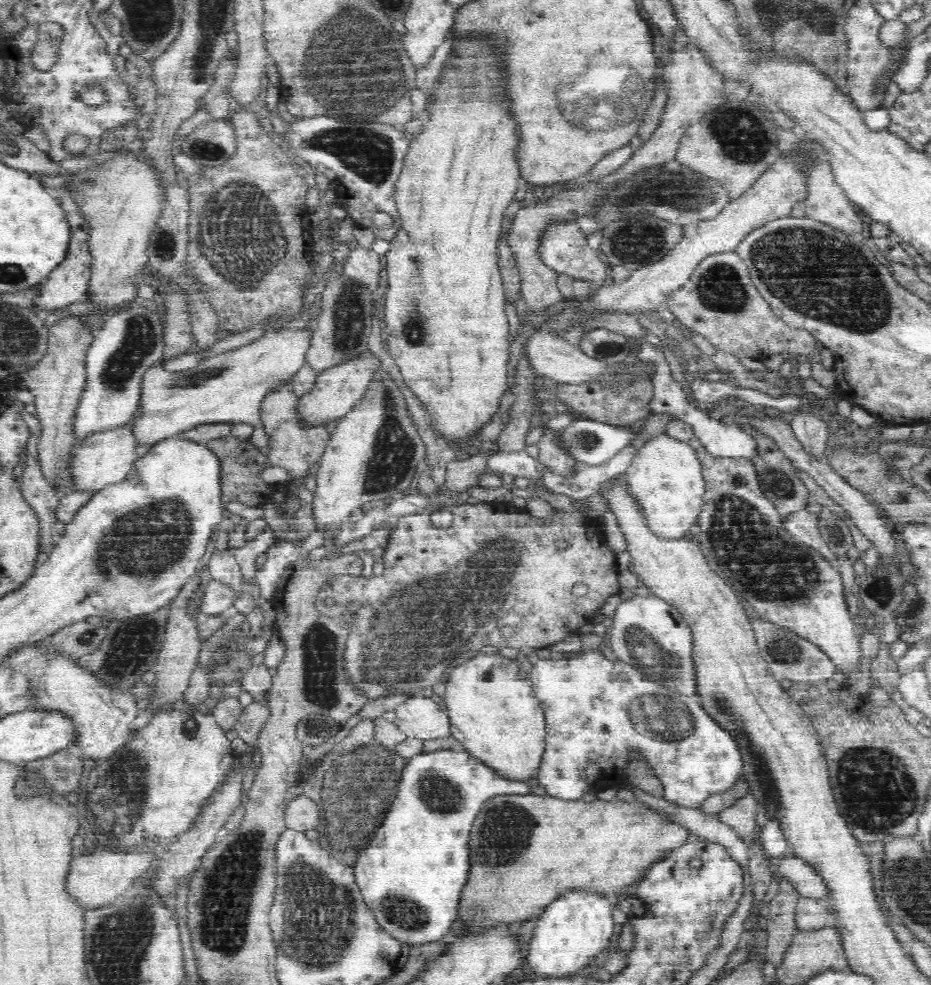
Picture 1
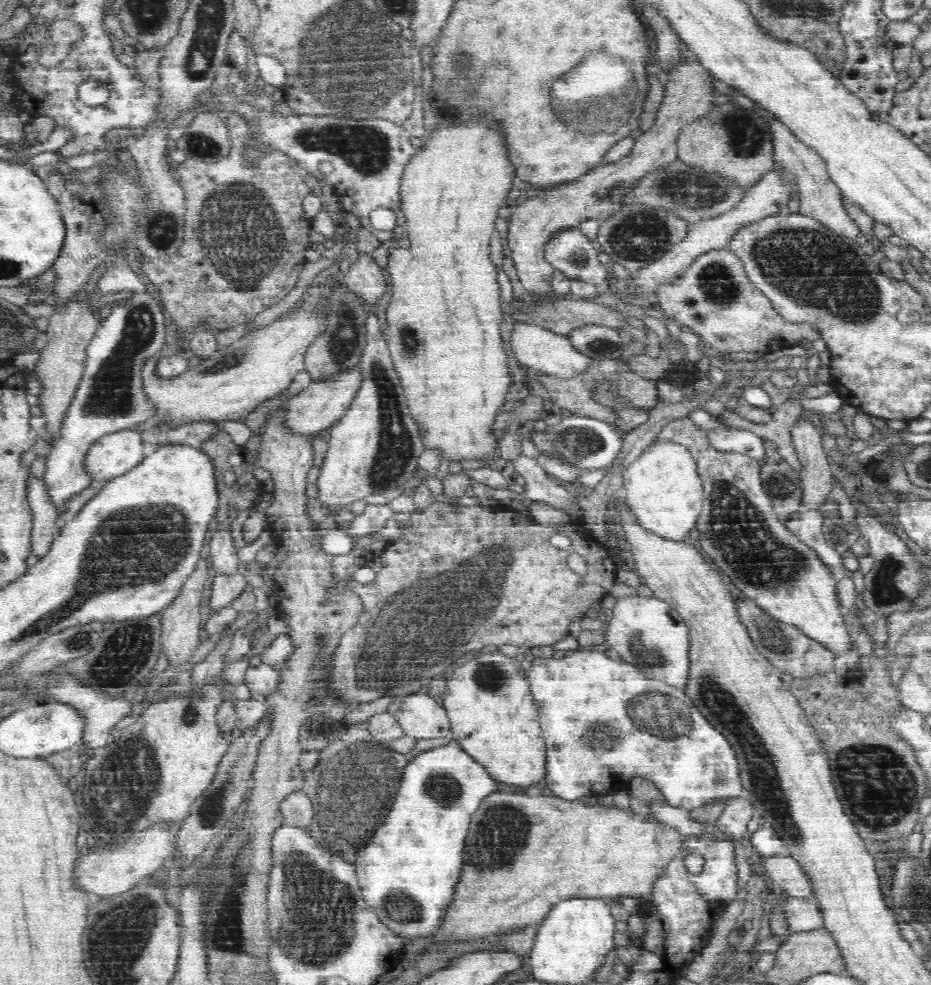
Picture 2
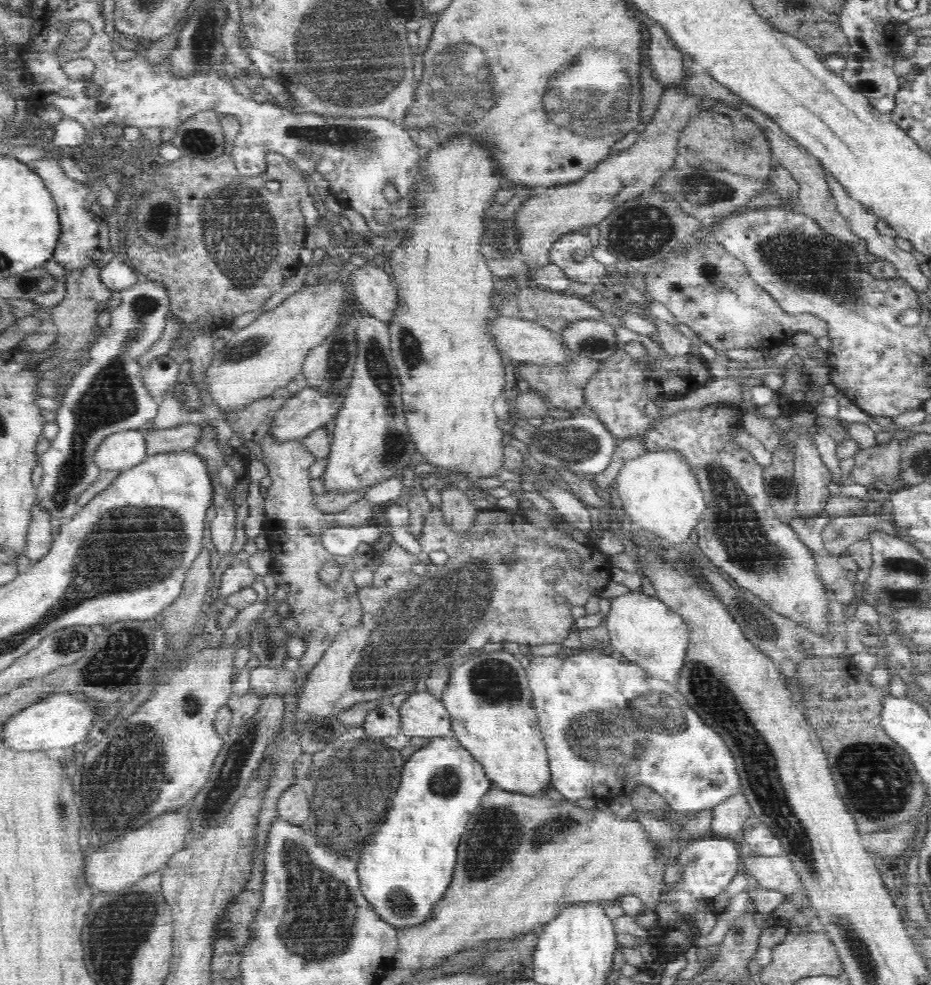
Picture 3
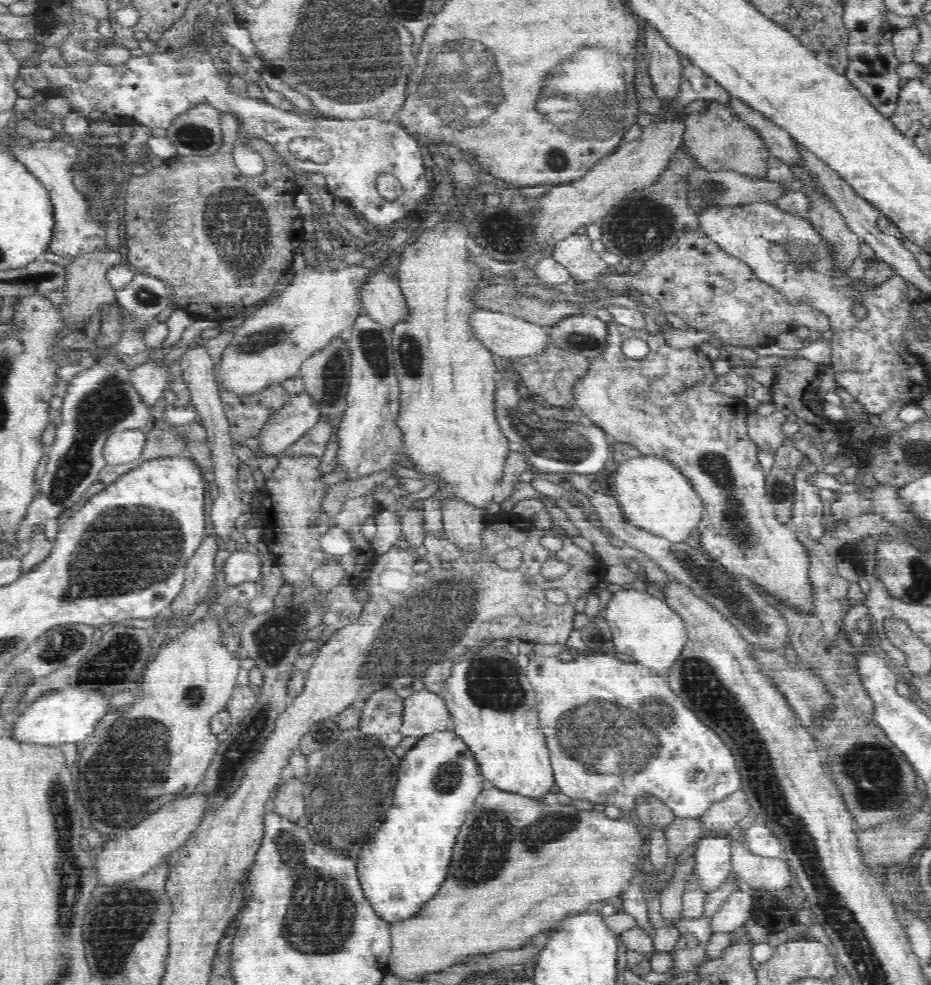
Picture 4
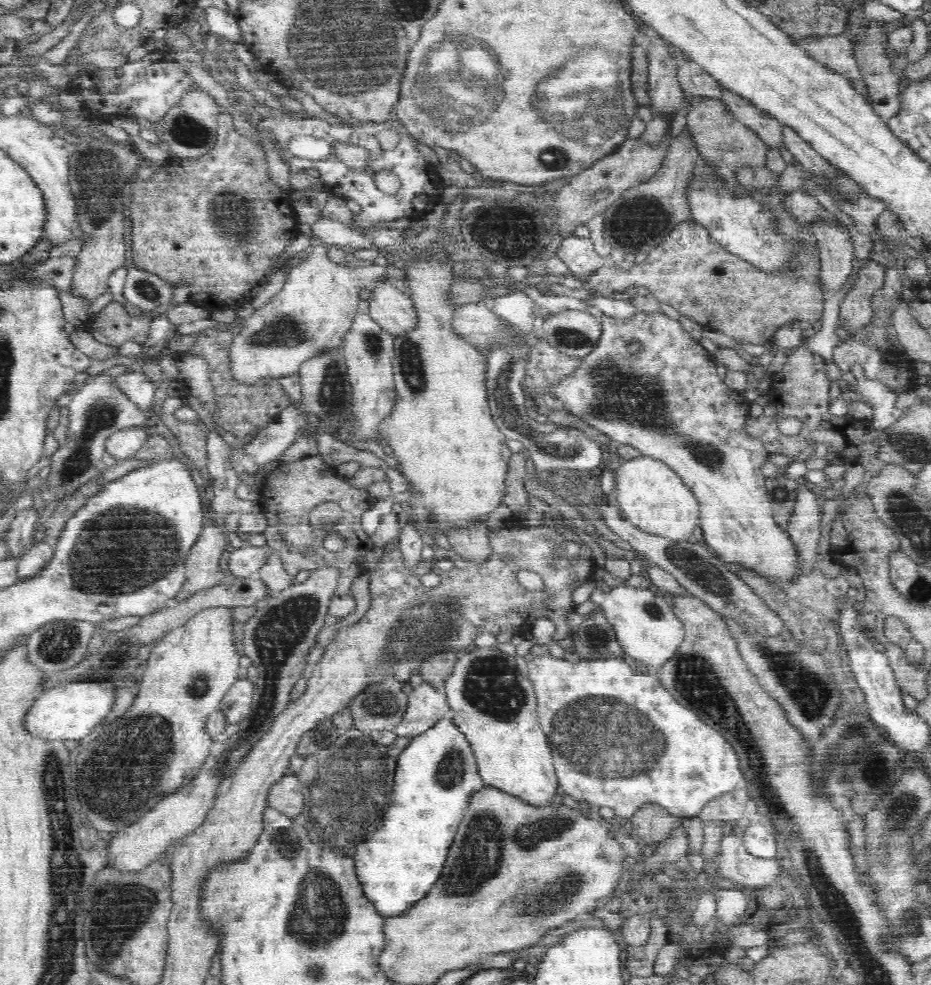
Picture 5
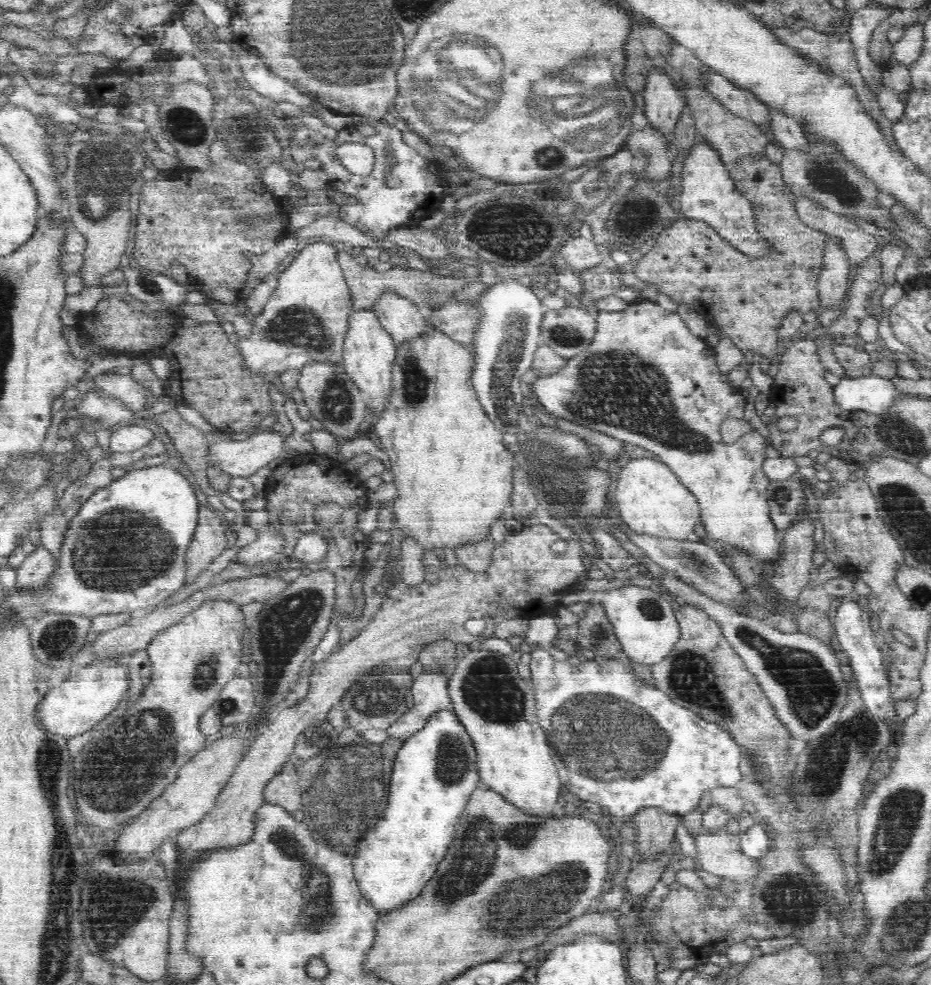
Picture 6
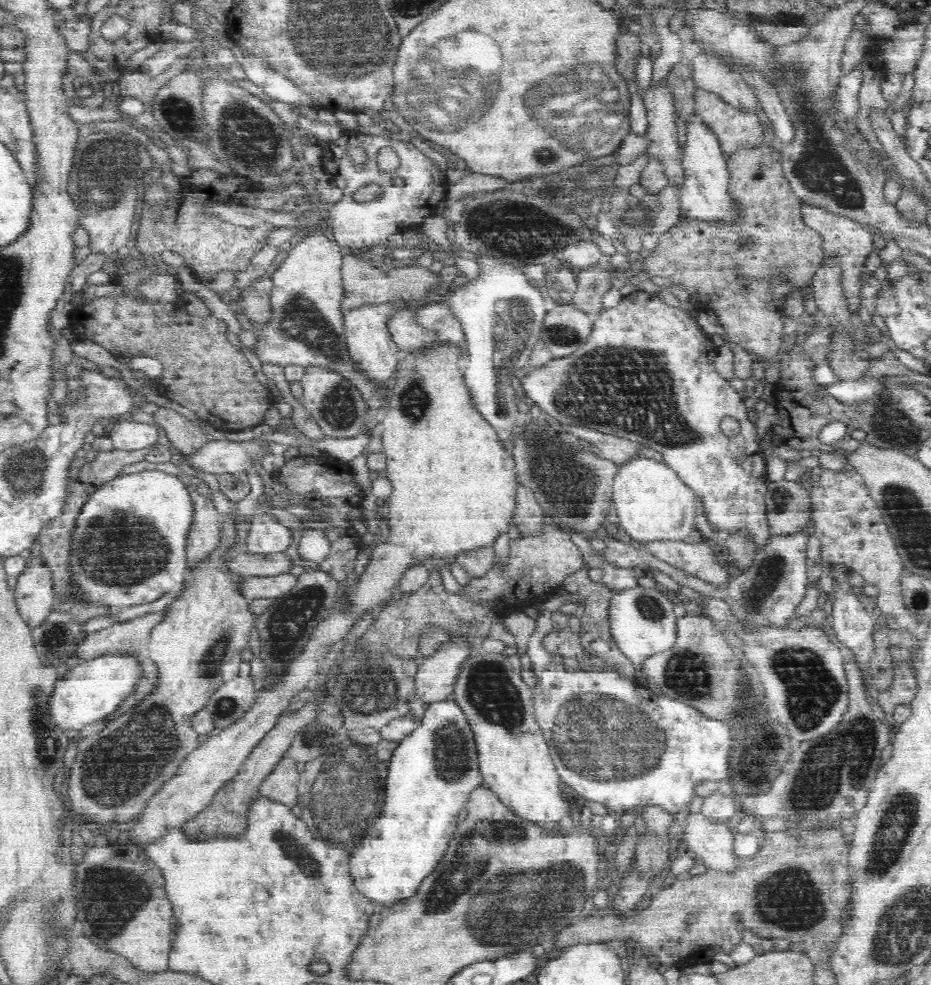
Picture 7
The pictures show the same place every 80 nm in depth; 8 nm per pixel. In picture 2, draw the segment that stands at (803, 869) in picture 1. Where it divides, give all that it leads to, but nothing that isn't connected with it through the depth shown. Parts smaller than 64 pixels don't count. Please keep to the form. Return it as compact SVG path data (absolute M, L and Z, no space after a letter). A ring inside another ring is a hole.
M770 856L765 858L764 875L768 886L775 891L794 898L811 898L812 886L804 871L800 870L800 863L787 856Z

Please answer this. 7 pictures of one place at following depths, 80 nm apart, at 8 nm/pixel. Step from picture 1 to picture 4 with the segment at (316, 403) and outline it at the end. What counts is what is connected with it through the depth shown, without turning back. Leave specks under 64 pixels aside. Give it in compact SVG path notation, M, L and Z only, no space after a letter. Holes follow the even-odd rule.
M305 391L290 397L284 406L270 417L258 436L259 453L274 456L286 451L322 418L320 410Z

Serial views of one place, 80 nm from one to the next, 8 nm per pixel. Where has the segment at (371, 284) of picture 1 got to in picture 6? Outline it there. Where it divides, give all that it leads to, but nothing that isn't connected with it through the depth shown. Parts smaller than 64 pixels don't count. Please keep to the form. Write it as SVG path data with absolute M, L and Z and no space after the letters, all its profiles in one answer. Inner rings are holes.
M384 295L370 310L395 343L402 344L430 332L424 310L402 296Z

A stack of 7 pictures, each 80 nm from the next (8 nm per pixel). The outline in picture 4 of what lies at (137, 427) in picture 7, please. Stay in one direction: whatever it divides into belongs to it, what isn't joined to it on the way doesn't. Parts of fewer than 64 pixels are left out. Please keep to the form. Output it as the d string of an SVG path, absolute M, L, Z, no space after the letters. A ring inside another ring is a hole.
M130 429L108 436L102 450L105 464L128 464L143 454L146 429Z

